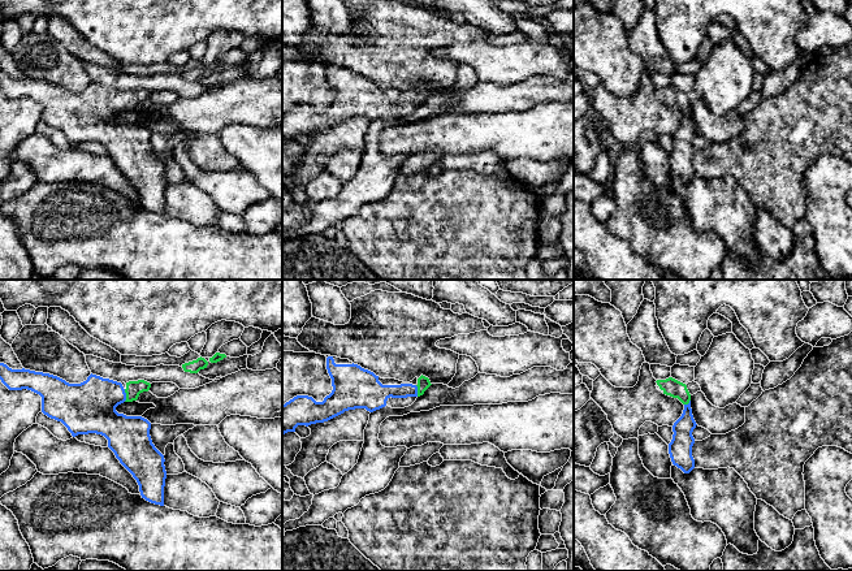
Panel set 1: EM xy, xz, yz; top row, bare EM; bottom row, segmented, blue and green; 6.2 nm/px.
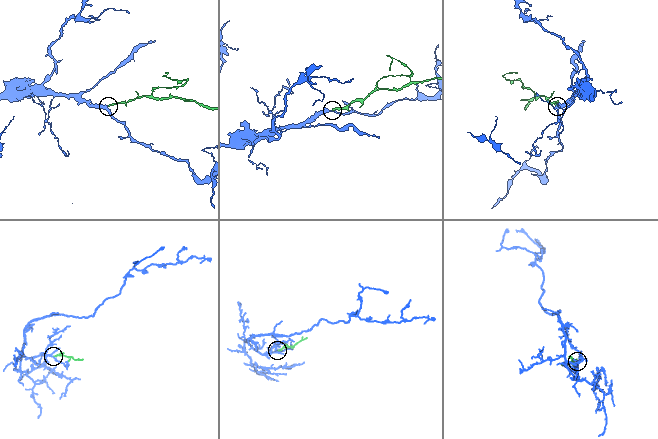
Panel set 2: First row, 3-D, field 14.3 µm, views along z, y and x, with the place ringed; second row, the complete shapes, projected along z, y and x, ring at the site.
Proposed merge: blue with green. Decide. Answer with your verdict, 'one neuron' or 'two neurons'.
one neuron

